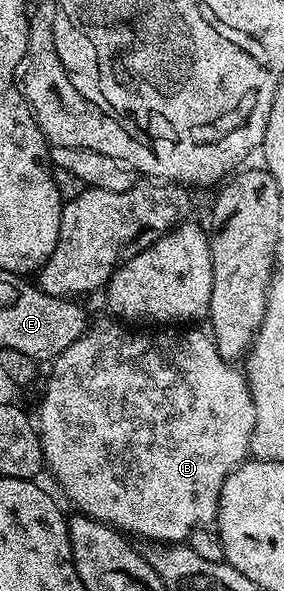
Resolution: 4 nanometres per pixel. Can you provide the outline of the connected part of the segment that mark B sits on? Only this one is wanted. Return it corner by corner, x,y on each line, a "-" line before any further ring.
107,317
108,319
93,320
92,326
80,336
76,341
72,341
72,345
68,345
68,349
64,349
64,353
60,353
58,358
53,360
50,371
50,380
46,383
46,392
42,395
42,404
38,407
38,415
36,414
36,426
38,429
38,437
42,440
42,458
48,471
54,474
56,482
62,486
62,491
75,503
77,510
81,514
98,519
102,523
108,523
111,527
123,532
129,533
131,536
143,535
146,541
153,541
158,545
182,545
189,540
190,534
194,528
203,525
210,525
217,520
218,517
218,502
220,501
220,493
224,489
224,481
230,476
232,471
235,471
241,463
245,463
250,455
250,438
252,437
252,429
256,425
256,409
254,402
250,396
250,384
246,382
246,376
241,370
238,371
233,362
228,361
224,357
220,357
217,345
214,344
213,338
205,330
188,331
192,329
160,329
164,331
129,331
129,326
123,325
117,318

